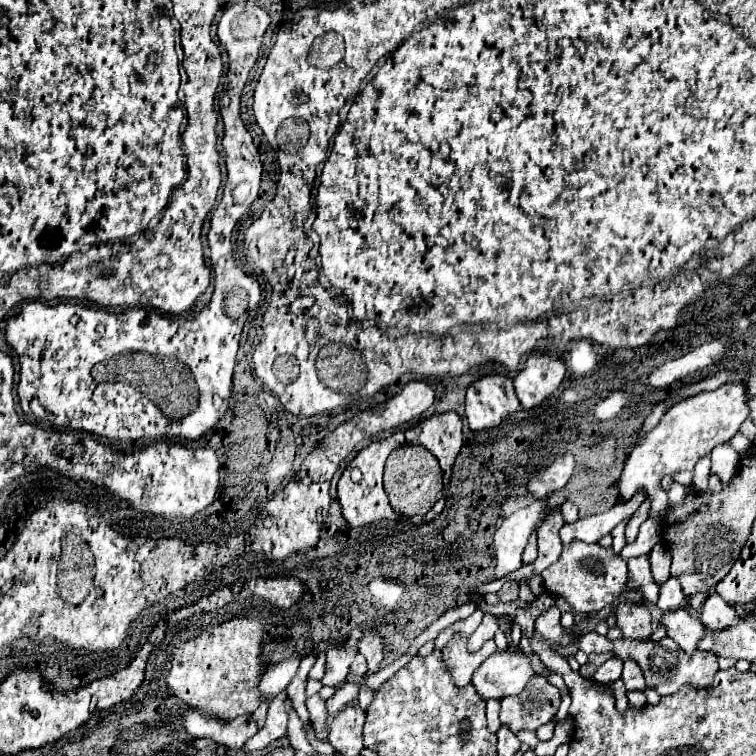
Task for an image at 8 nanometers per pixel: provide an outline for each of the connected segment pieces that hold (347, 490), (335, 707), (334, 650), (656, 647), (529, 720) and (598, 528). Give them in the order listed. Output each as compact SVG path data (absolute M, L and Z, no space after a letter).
M398 431L362 449L344 469L338 481L338 499L342 505L342 517L350 529L364 527L364 525L384 521L384 519L396 519L396 513L390 507L388 497L382 489L382 471L384 471L385 462L391 451L404 445L406 445L405 432Z
M348 681L332 699L328 699L328 703L326 703L328 713L336 713L336 711L340 711L342 707L346 707L348 703L352 703L352 701L358 697L358 693L360 693L360 685Z
M340 645L330 647L326 653L326 673L322 677L322 685L340 689L348 677L348 669L354 657L356 657L354 649L342 649Z
M590 631L586 635L582 635L578 639L578 645L584 653L606 653L610 651L614 657L618 659L636 659L636 663L640 663L640 669L644 671L644 679L646 685L656 691L658 695L670 695L676 693L680 687L684 685L692 685L702 689L708 689L712 685L712 679L718 671L718 657L710 655L708 651L694 651L694 655L688 655L684 651L680 651L680 647L676 647L676 643L668 637L662 637L660 641L630 641L630 639L618 639L618 641L608 641L606 637L598 635L596 631Z
M536 675L532 683L520 693L500 701L500 721L506 723L514 735L520 731L536 731L546 721L552 721L560 707L560 691L552 687L542 675Z
M636 493L630 501L624 501L624 503L616 503L610 511L606 513L600 513L600 515L590 515L590 517L582 517L578 519L576 523L570 523L570 525L564 525L560 529L560 539L562 539L562 545L566 547L570 541L574 539L580 539L580 541L586 541L586 543L592 543L592 541L600 541L604 535L608 535L620 521L624 521L626 517L630 517L638 507L640 503L644 501L644 495L642 493Z

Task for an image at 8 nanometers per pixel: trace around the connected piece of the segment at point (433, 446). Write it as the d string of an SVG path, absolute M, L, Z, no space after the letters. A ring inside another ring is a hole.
M456 413L434 415L420 423L421 431L416 443L426 447L438 461L448 481L462 451L462 421Z

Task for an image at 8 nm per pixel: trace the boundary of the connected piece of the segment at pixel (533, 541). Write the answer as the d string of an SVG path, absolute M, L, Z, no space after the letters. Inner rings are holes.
M540 523L540 525L538 525L538 527L534 530L534 533L528 541L528 547L526 547L526 551L524 551L524 559L526 559L526 561L530 561L530 563L532 563L532 561L534 561L534 559L538 556L537 531L541 524L542 523Z

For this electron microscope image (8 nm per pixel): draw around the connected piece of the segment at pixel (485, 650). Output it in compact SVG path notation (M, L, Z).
M459 633L454 635L448 641L448 645L442 649L444 665L448 667L448 671L452 675L452 681L457 687L470 684L472 673L476 671L476 667L496 651L496 645L494 645L492 639L486 641L484 647L480 651L476 651L476 653L468 653L466 644L467 636Z

